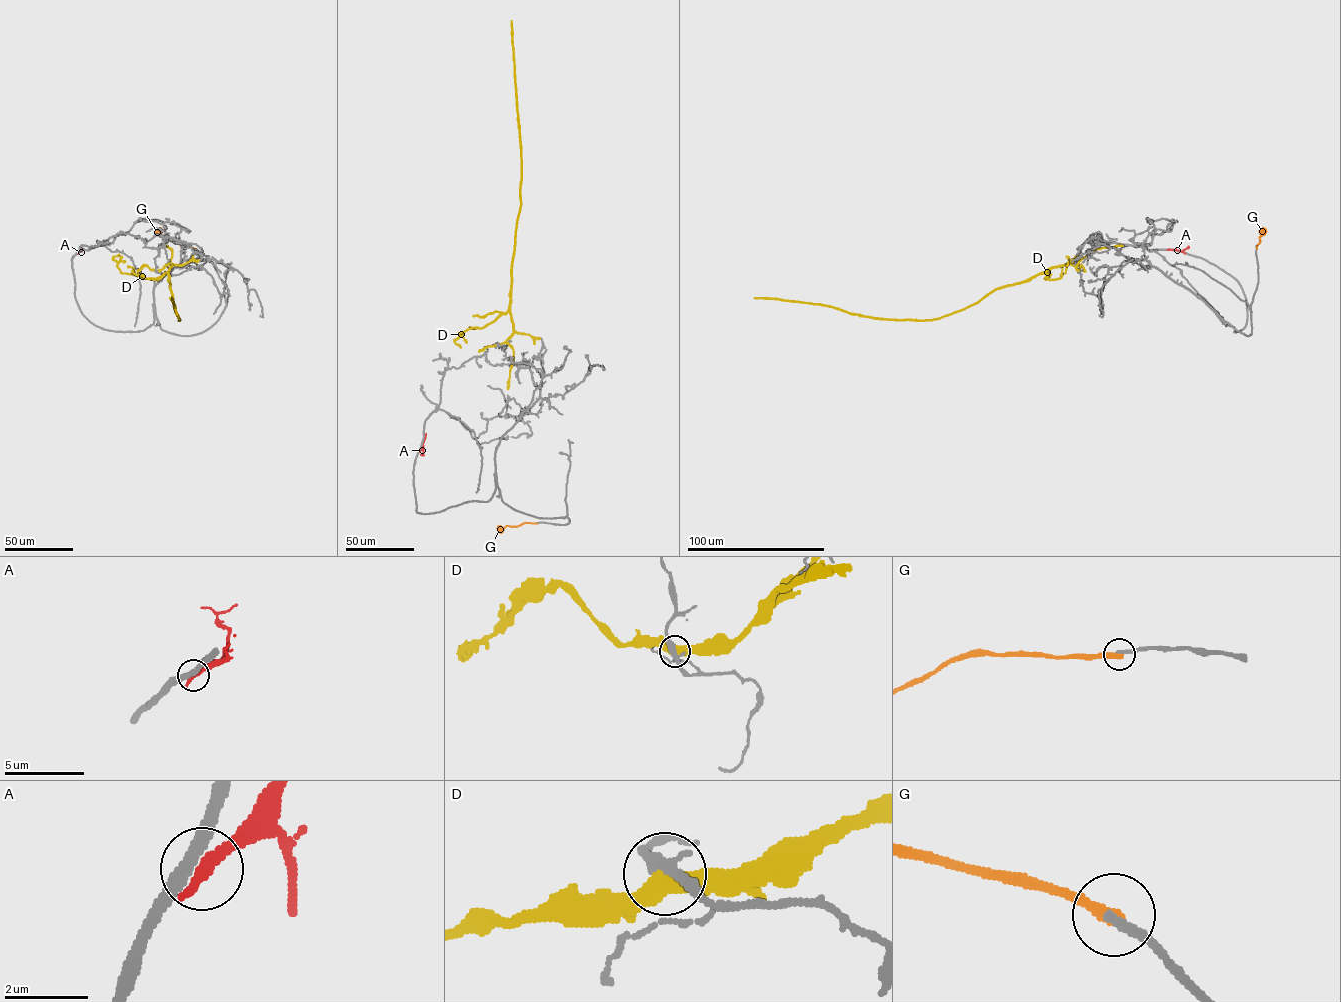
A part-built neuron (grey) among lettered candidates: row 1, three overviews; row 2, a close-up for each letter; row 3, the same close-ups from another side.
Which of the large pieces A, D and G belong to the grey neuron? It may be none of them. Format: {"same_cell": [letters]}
{"same_cell": []}

